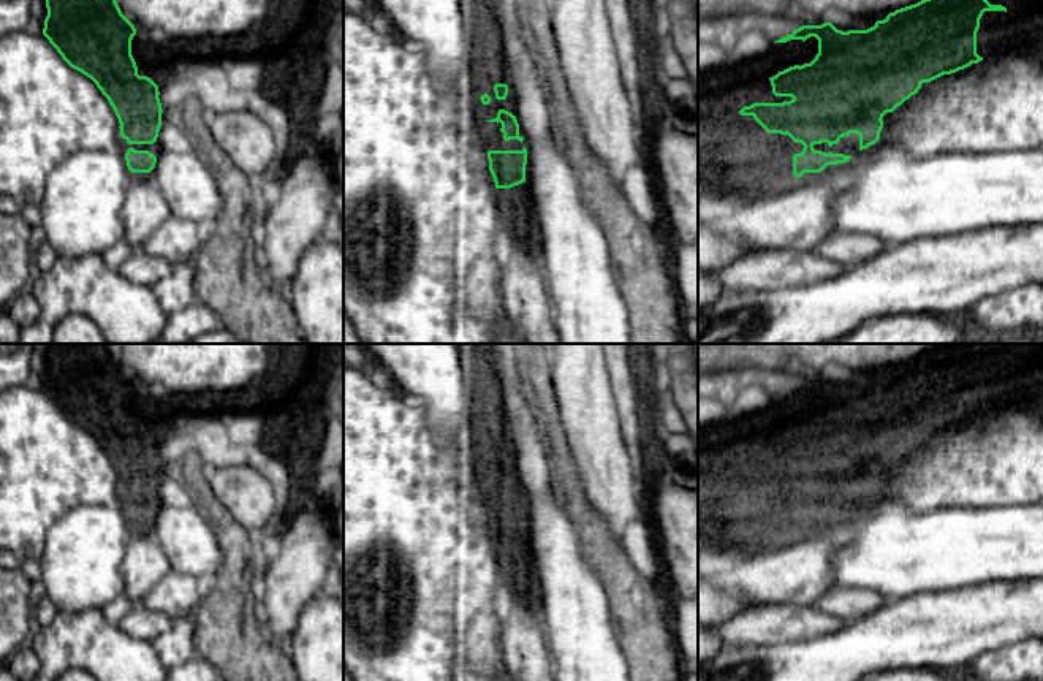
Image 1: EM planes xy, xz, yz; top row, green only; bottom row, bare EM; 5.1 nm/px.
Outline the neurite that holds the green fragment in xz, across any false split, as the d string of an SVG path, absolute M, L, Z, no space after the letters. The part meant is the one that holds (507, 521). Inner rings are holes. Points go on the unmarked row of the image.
M499 464L497 472L486 475L480 489L487 505L495 554L503 575L541 608L540 581L530 553L529 499L516 470Z

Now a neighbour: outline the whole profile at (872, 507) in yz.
M885 497L885 499L869 500L861 513L864 516L874 516L883 508L896 508L896 510L899 510L902 513L908 513L908 515L926 515L926 513L934 513L934 512L940 512L940 510L946 510L946 508L973 508L973 507L972 505L940 505L940 507L934 507L934 508L918 510L918 508L910 508L910 507L905 507L905 505L901 505L901 504Z

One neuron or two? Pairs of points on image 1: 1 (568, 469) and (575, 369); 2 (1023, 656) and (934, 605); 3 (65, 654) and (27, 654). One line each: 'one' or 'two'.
1: two
2: two
3: two

